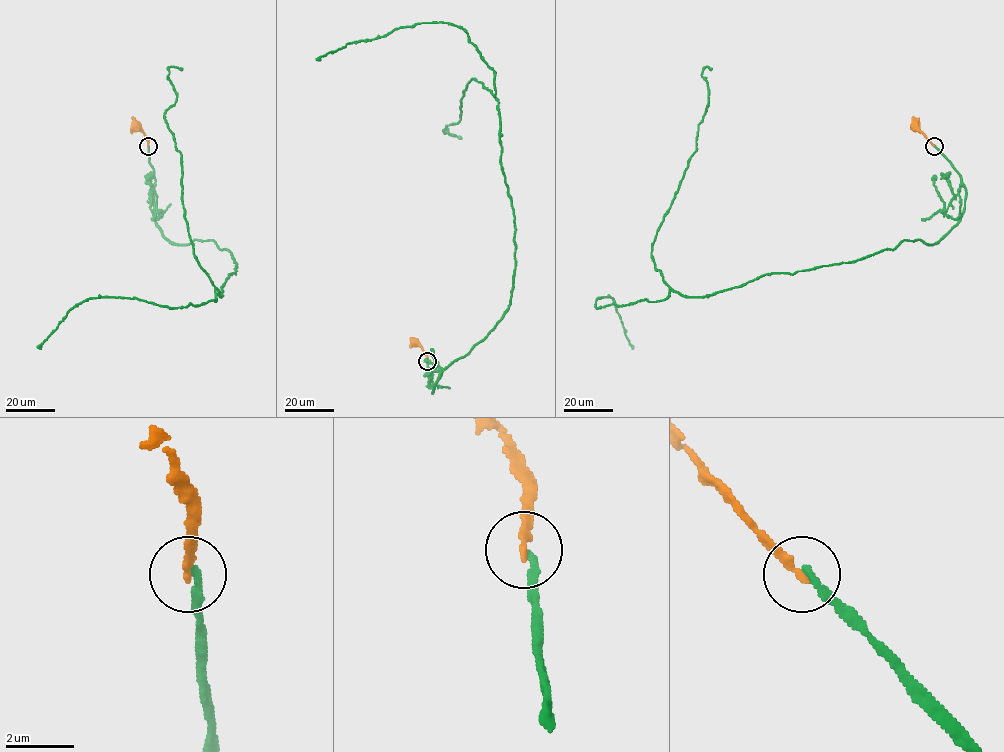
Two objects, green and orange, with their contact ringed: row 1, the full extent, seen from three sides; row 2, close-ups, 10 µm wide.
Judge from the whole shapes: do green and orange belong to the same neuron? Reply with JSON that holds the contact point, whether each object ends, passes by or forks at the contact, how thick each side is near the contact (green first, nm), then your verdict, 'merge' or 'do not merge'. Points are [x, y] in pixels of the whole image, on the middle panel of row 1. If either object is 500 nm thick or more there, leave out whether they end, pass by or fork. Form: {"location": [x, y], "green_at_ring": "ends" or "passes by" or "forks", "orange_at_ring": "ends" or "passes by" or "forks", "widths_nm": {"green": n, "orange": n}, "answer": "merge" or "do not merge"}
{"location": [427, 361], "green_at_ring": "ends", "orange_at_ring": "ends", "widths_nm": {"green": 240, "orange": 240}, "answer": "do not merge"}

